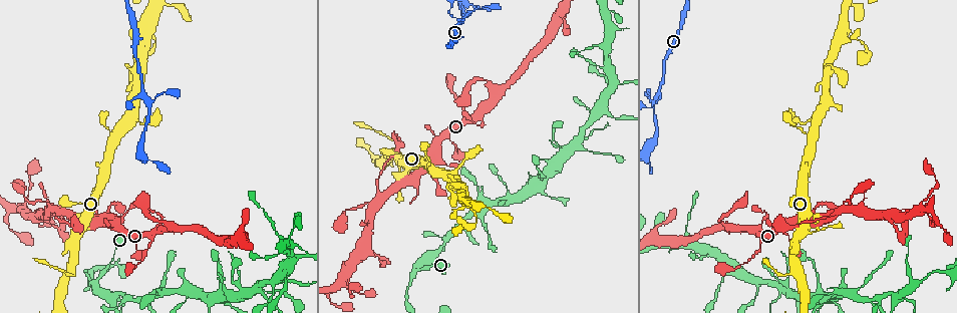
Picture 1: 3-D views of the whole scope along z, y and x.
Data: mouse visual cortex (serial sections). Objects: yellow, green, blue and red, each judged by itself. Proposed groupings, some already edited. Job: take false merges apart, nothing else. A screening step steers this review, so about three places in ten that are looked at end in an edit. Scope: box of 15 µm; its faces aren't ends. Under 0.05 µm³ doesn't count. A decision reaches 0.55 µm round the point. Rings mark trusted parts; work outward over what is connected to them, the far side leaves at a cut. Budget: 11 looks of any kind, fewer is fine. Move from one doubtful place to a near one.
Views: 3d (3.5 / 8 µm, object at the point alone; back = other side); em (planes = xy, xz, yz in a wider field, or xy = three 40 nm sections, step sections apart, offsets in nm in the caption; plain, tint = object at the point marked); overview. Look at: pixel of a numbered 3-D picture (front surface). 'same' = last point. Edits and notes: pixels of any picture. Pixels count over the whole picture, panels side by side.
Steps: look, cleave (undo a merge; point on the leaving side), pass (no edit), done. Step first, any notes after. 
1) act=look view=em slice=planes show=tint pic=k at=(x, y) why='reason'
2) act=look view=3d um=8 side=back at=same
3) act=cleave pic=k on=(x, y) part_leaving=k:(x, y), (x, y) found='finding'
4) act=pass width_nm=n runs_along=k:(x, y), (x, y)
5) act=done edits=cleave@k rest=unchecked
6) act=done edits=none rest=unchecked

act=look view=3d um=3.5 pic=1 at=(911, 283) why='side arm on a straight run'

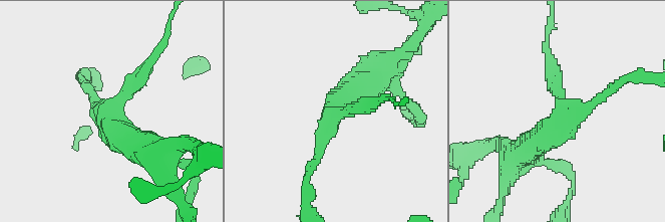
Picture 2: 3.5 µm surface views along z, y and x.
act=pass arm_widths_nm=150,250,450 runs_along=2:(551, 61), (564, 118), (526, 151) found='one cell here'

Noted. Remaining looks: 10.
act=look view=3d um=3.5 pic=1 at=(762, 221) why='sudden change in width'

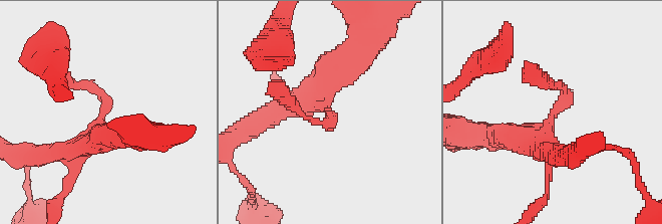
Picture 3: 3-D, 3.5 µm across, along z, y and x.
act=look view=em slice=xy step=1 show=tint pic=3 at=(100, 113)

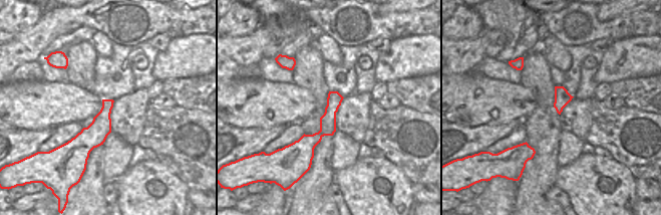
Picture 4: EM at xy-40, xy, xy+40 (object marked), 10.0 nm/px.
act=pass found='one cell here'

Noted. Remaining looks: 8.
act=look view=3d um=8 pic=1 at=(71, 267) why='small branch off a trunk'

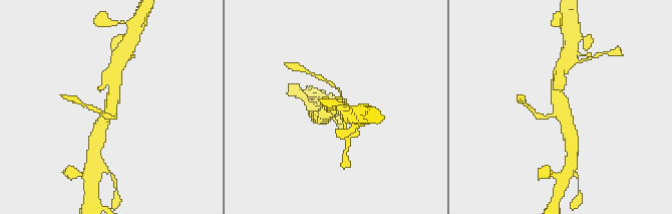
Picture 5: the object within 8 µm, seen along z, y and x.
act=look view=3d um=3.5 pic=5 at=(559, 111)

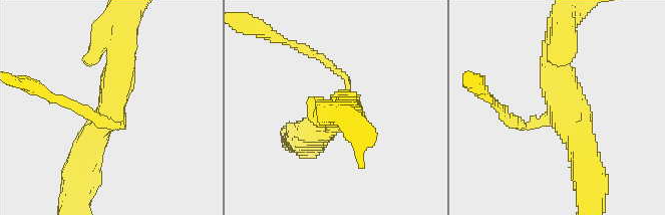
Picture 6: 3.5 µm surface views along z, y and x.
act=look view=em slice=xy step=3 show=tint pic=6 at=(562, 106) arms=3 arm_widths_nm=100,400,450

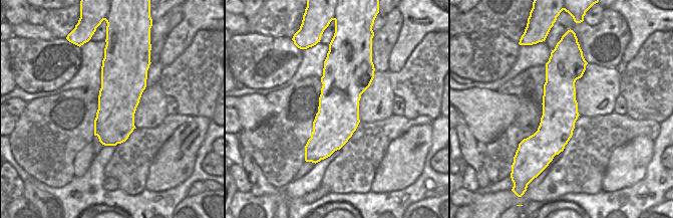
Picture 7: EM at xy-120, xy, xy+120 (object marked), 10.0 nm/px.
act=pass runs_along=7:(556, 60), (556, 129), (545, 160) found='continuous, no second cell'

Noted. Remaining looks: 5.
act=look view=3d um=3.5 pic=1 at=(378, 187) why='abrupt turn'

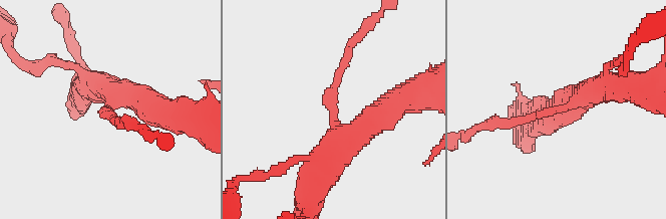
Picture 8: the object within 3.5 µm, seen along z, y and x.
act=look view=em slice=xy step=2 show=tint pic=8 at=(331, 118) arms=3 arm_widths_nm=150,400,450

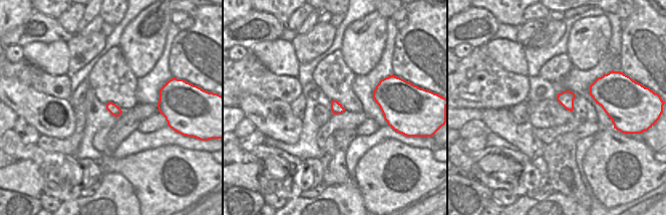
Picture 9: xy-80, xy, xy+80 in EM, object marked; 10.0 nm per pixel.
act=pass runs_along=8:(378, 117), (353, 138), (332, 120), (347, 57) found='continuous, no second cell'

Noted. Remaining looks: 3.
act=look view=3d um=3.5 pic=1 at=(508, 203)

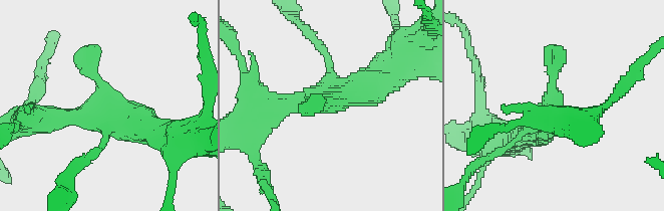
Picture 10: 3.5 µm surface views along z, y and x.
act=look view=em slice=xy step=5 show=tint pic=10 at=(99, 115) why='now the EM'

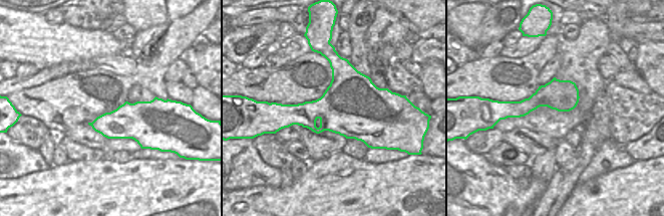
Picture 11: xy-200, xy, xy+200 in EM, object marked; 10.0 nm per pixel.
act=pass runs_along=10:(255, 99), (310, 104), (381, 81) found='one cell here'

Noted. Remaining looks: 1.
act=done edits=none rest=unchecked

